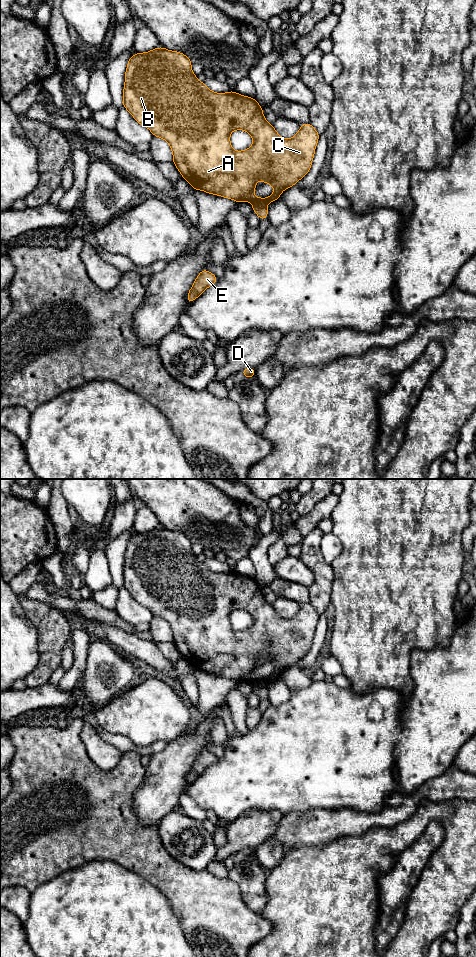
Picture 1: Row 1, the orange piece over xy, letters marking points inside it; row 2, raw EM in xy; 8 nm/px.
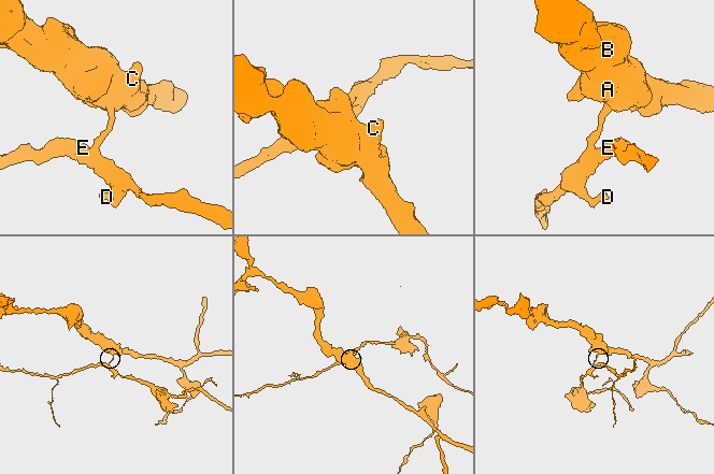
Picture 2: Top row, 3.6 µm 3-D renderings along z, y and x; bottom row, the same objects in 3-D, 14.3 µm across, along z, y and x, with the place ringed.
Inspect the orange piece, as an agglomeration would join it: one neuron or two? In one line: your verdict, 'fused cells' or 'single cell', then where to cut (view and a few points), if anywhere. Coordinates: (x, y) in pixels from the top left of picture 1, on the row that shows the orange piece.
fused cells | xy (267, 203), (252, 204)

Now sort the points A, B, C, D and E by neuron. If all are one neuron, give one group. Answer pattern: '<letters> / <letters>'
A B C / D E

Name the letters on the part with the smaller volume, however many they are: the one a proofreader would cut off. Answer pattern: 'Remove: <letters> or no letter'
Remove: D, E

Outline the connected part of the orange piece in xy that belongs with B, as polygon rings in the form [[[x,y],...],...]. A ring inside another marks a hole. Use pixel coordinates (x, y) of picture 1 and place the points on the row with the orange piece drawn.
[[[158,47],[149,52],[136,53],[129,58],[125,72],[123,106],[141,125],[147,127],[153,136],[167,141],[173,153],[173,163],[181,176],[194,188],[209,194],[215,194],[237,203],[270,203],[280,198],[280,194],[294,186],[310,170],[319,140],[319,133],[310,123],[302,124],[297,134],[291,139],[282,138],[273,125],[264,118],[262,107],[251,97],[235,91],[215,93],[199,82],[191,69],[192,62],[183,53]],[[233,130],[247,131],[253,138],[253,144],[244,151],[234,151],[230,143]],[[256,181],[271,184],[274,192],[267,198],[255,197]]]

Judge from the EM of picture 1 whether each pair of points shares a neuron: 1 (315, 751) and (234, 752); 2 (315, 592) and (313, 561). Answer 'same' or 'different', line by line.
1: same
2: same

